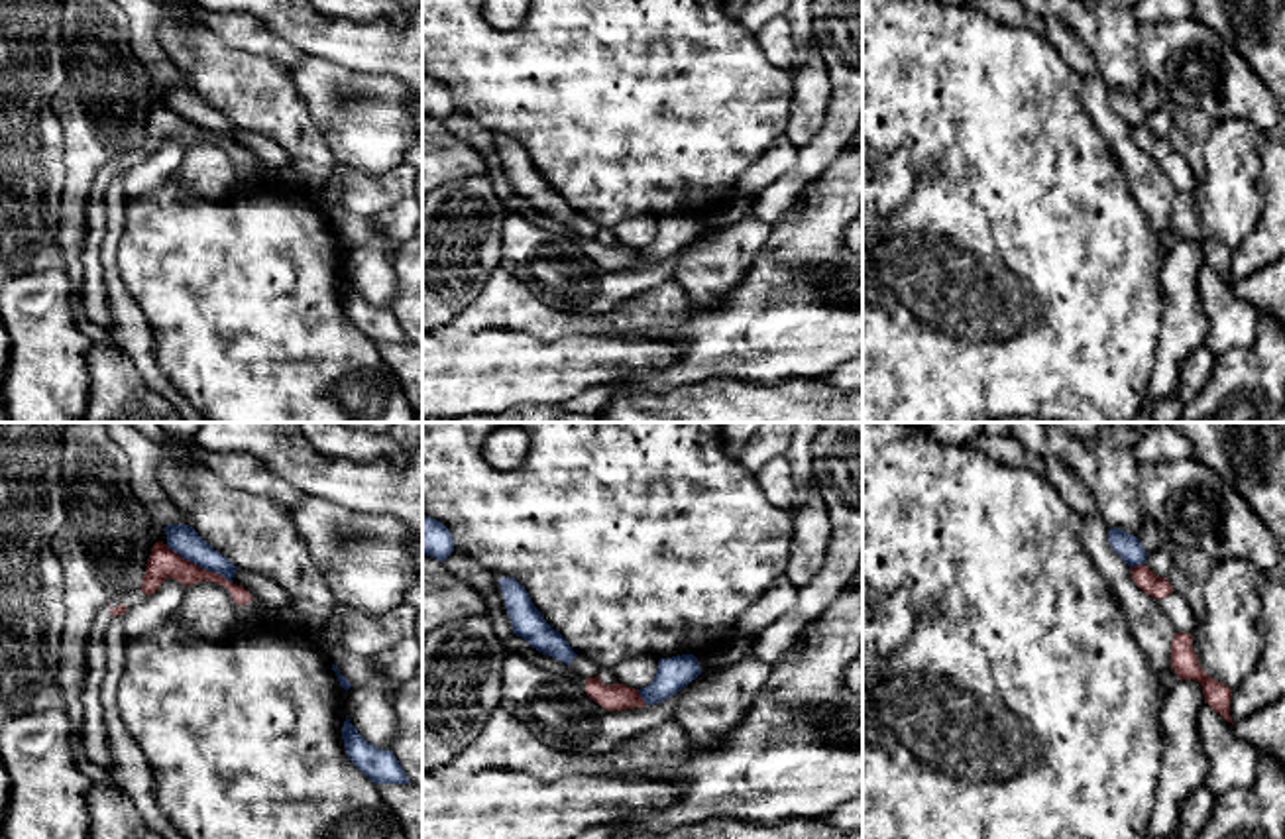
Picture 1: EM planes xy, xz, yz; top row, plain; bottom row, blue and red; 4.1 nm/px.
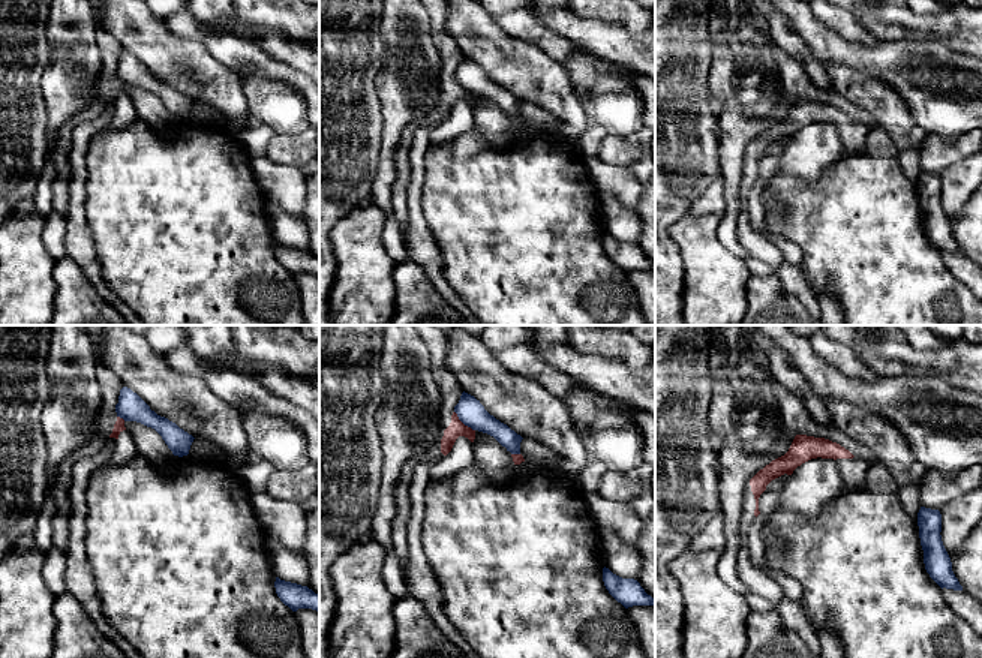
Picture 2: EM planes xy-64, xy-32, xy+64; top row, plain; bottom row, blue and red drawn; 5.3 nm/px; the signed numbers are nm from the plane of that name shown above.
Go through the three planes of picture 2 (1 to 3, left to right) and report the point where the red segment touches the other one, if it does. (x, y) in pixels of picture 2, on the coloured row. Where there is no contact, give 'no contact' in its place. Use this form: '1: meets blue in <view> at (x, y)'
1: meets blue in xy-64 at (122, 417)
2: meets blue in xy-32 at (464, 423)
3: no contact

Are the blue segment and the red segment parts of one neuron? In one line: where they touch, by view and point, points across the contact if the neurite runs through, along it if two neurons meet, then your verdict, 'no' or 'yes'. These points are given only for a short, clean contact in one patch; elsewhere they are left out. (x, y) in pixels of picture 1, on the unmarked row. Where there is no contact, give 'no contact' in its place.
xy (199, 124) | along xy (166, 105), (203, 128), (219, 132), (230, 144) | no

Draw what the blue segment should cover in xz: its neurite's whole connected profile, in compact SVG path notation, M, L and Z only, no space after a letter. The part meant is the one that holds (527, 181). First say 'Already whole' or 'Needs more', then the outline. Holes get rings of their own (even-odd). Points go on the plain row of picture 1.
Already whole. M499 138L499 143L513 195L523 196L538 212L570 226L578 214L562 195L544 181L527 149L515 138Z

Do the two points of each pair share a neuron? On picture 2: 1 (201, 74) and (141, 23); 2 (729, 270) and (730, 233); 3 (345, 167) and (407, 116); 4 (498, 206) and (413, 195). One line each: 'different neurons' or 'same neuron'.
1: same neuron
2: different neurons
3: different neurons
4: different neurons

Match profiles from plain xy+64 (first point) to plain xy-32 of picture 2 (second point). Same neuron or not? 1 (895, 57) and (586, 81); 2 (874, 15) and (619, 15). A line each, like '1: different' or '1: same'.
1: same
2: different

